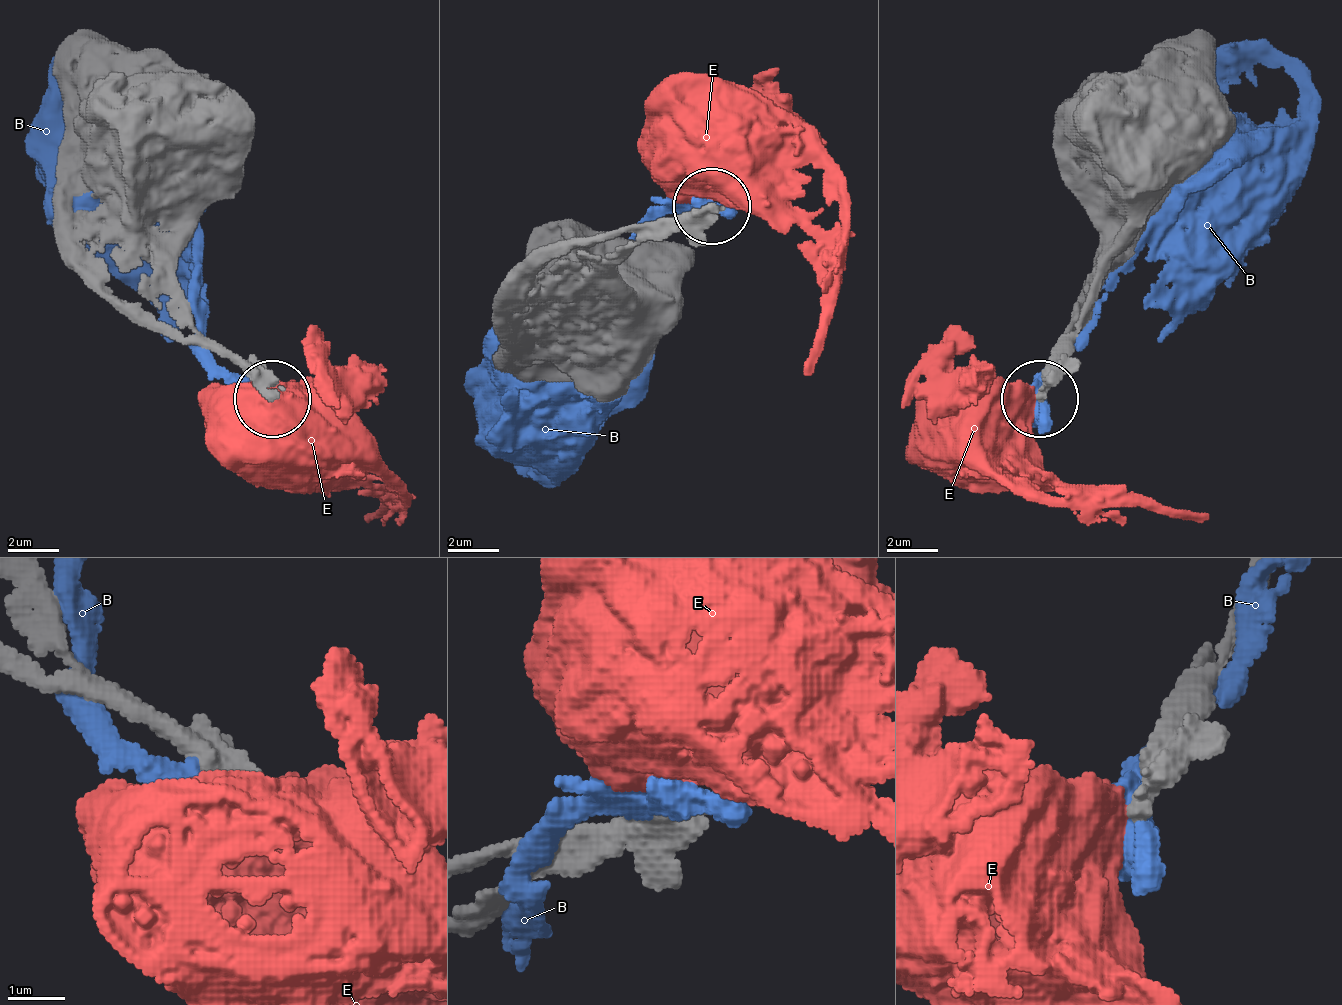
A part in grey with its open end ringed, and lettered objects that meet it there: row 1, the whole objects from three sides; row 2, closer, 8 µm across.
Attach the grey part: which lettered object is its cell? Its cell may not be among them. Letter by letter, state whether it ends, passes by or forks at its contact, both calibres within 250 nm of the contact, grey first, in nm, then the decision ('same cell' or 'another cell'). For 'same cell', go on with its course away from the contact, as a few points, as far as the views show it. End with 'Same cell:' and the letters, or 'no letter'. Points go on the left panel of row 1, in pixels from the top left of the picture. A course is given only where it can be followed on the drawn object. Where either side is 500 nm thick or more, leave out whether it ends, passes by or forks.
B: 700 nm thick on the grey side, 400 nm on the other; another cell
E: 480 nm thick on the grey side, 850 nm on the other; another cell
Same cell: no letter

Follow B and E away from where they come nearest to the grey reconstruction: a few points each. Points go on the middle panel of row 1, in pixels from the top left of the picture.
B: (697, 214), (665, 214), (640, 239), (627, 316), (583, 360), (557, 379)
E: (710, 201), (723, 169), (723, 137)

